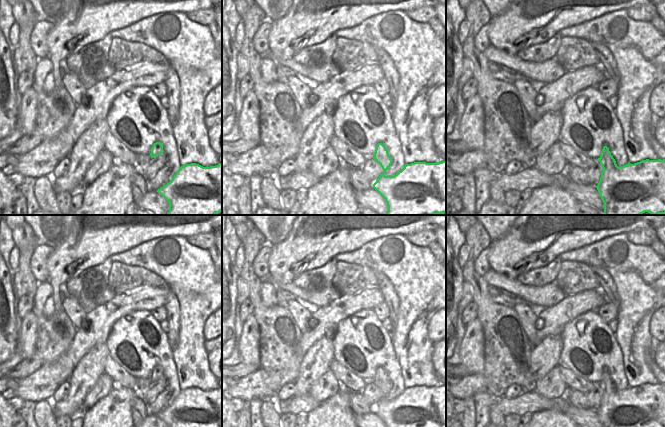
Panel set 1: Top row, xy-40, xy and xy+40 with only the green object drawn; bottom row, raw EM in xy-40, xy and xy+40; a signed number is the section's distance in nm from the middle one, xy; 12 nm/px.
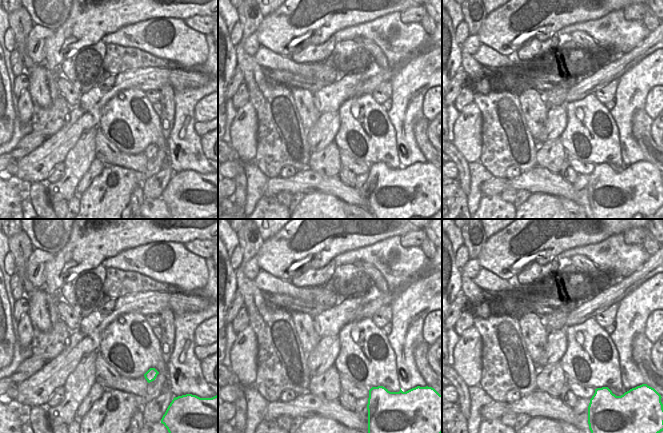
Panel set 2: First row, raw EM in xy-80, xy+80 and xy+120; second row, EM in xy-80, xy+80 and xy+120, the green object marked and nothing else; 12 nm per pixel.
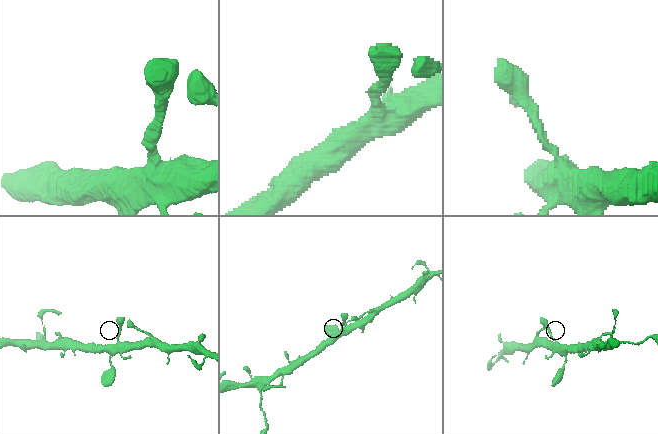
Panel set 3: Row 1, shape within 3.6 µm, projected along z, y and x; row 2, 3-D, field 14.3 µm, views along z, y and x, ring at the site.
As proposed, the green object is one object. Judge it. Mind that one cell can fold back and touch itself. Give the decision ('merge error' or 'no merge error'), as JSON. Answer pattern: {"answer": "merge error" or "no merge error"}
{"answer": "no merge error"}

